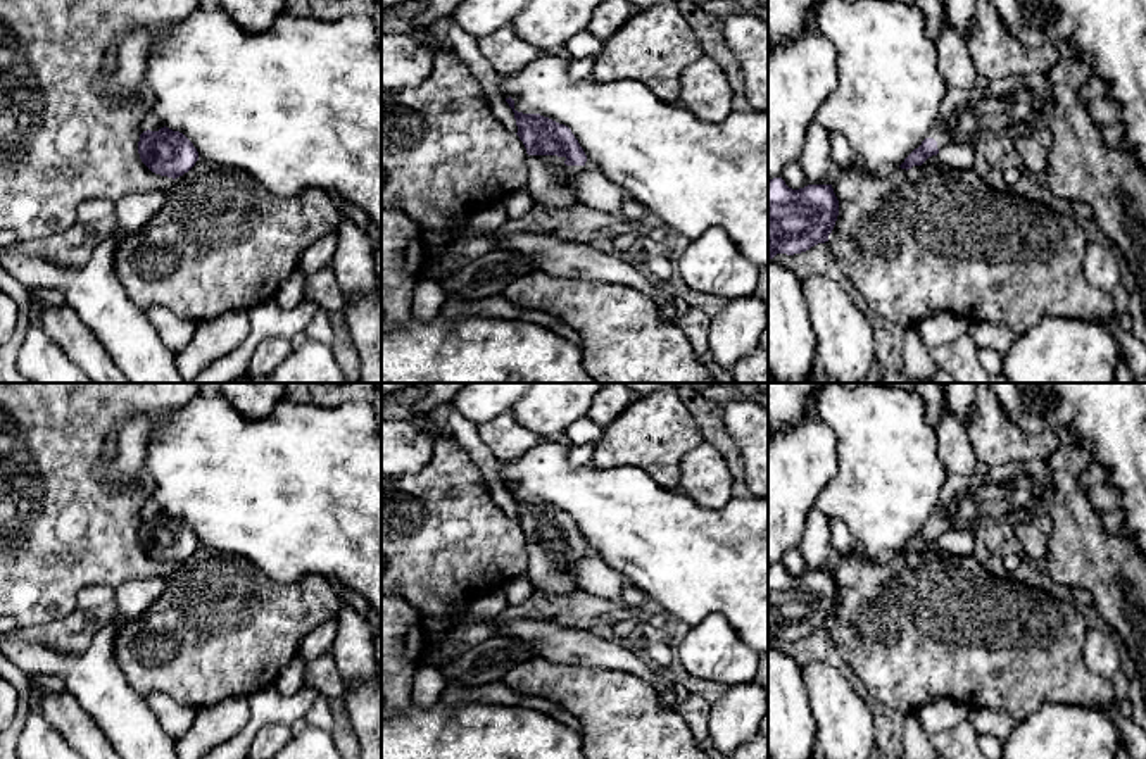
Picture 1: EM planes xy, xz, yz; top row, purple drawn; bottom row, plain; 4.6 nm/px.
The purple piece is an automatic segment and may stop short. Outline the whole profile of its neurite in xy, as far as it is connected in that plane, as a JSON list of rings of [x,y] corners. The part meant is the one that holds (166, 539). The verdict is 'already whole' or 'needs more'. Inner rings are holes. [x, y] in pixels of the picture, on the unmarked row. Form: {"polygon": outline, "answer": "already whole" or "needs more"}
{"polygon": [[[154,500],[143,505],[143,514],[138,540],[152,559],[176,566],[198,547],[193,530],[183,519],[166,514]]], "answer": "needs more"}

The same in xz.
{"polygon": [[[511,483],[506,488],[528,540],[528,576],[533,588],[551,595],[576,592],[570,568],[585,557],[587,542],[571,516],[540,500],[518,499]]], "answer": "needs more"}

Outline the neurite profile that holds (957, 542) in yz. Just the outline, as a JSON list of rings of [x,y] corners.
[[[949,530],[939,536],[937,545],[942,552],[951,555],[968,555],[975,550],[975,531]]]

